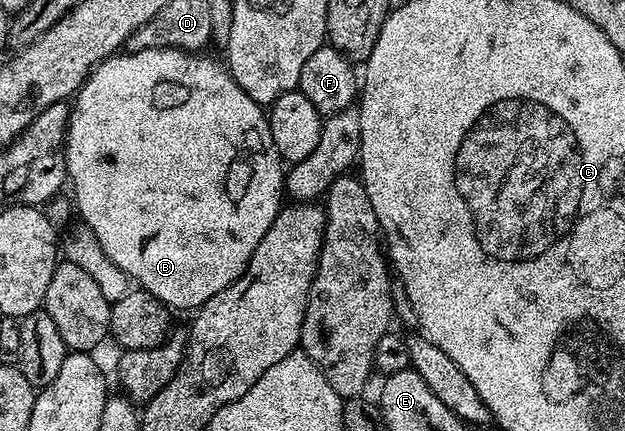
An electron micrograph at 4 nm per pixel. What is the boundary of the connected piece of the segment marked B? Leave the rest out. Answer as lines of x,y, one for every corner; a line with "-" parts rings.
147,48
146,50
138,50
137,52
129,52
121,50
115,56
108,56
101,64
97,64
92,72
84,80
84,85
80,87
74,99
70,104
68,114
68,132
64,136
64,165
68,171
66,177
67,183
72,184
72,196
76,199
76,208
80,211
79,219
94,232
94,236
101,243
102,250
106,252
106,257
114,262
115,266
120,266
125,274
128,275
141,289
149,292
154,298
158,299
169,309
189,308
195,310
200,308
207,300
214,298
214,294
218,294
222,290
226,290
226,286
230,286
236,279
246,270
246,266
250,262
250,258
254,254
254,250
258,250
258,242
262,242
262,238
266,234
266,230
270,230
270,226
274,222
274,218
280,213
282,201
280,194
285,191
285,175
286,168
280,159
278,150
274,146
274,138
270,134
270,126
268,125
268,117
265,109
261,105
253,102
250,97
242,90
242,86
238,86
238,82
234,82
231,72
223,63
220,64
210,57
204,56
208,54
193,54
190,52
181,52
179,48

